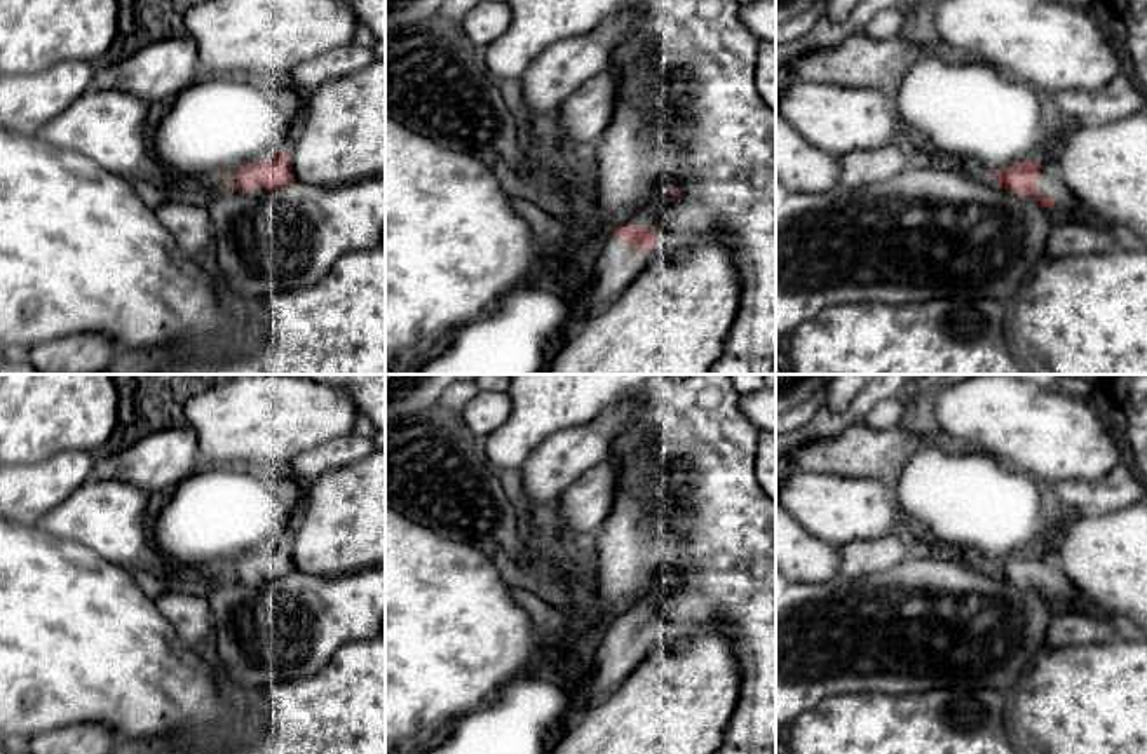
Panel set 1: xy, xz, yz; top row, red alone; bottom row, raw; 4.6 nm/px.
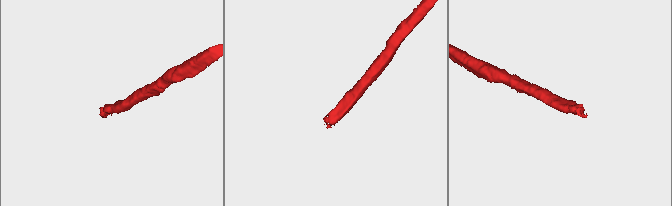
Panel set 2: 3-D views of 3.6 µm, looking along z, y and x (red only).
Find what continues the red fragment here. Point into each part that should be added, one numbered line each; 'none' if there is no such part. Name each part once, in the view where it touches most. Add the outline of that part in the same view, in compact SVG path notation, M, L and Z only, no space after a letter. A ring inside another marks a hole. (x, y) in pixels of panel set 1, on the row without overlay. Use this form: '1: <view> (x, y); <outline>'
1: xz (617, 655); M641 603L636 613L628 611L619 615L622 618L640 616L652 622L657 630L652 641L635 641L629 634L619 630L612 618L582 683L575 688L572 709L567 712L554 738L563 737L589 709L617 691L628 676L650 656L654 646L668 637L668 622L657 620L655 615L657 609L650 603Z

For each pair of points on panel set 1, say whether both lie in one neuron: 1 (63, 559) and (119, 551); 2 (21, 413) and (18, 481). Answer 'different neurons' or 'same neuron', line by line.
1: different neurons
2: different neurons

